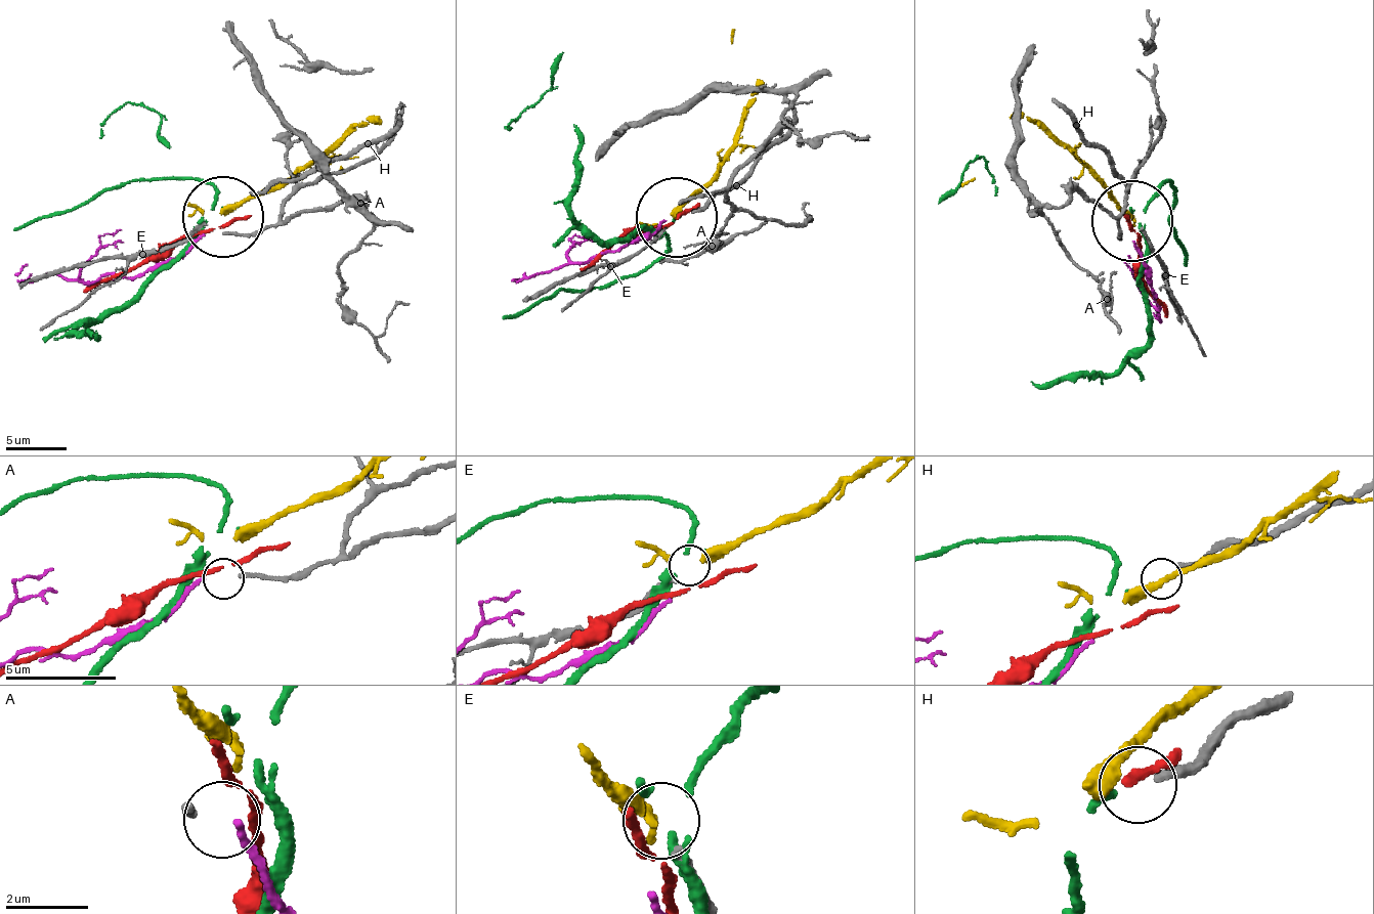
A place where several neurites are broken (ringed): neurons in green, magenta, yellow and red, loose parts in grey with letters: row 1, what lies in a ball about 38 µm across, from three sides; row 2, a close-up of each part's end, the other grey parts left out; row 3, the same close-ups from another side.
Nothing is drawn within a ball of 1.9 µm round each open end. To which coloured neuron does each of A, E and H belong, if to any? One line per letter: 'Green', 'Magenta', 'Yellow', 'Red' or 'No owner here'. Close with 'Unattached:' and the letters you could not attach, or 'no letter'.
A: Magenta
E: Yellow
H: Green
Unattached: no letter

